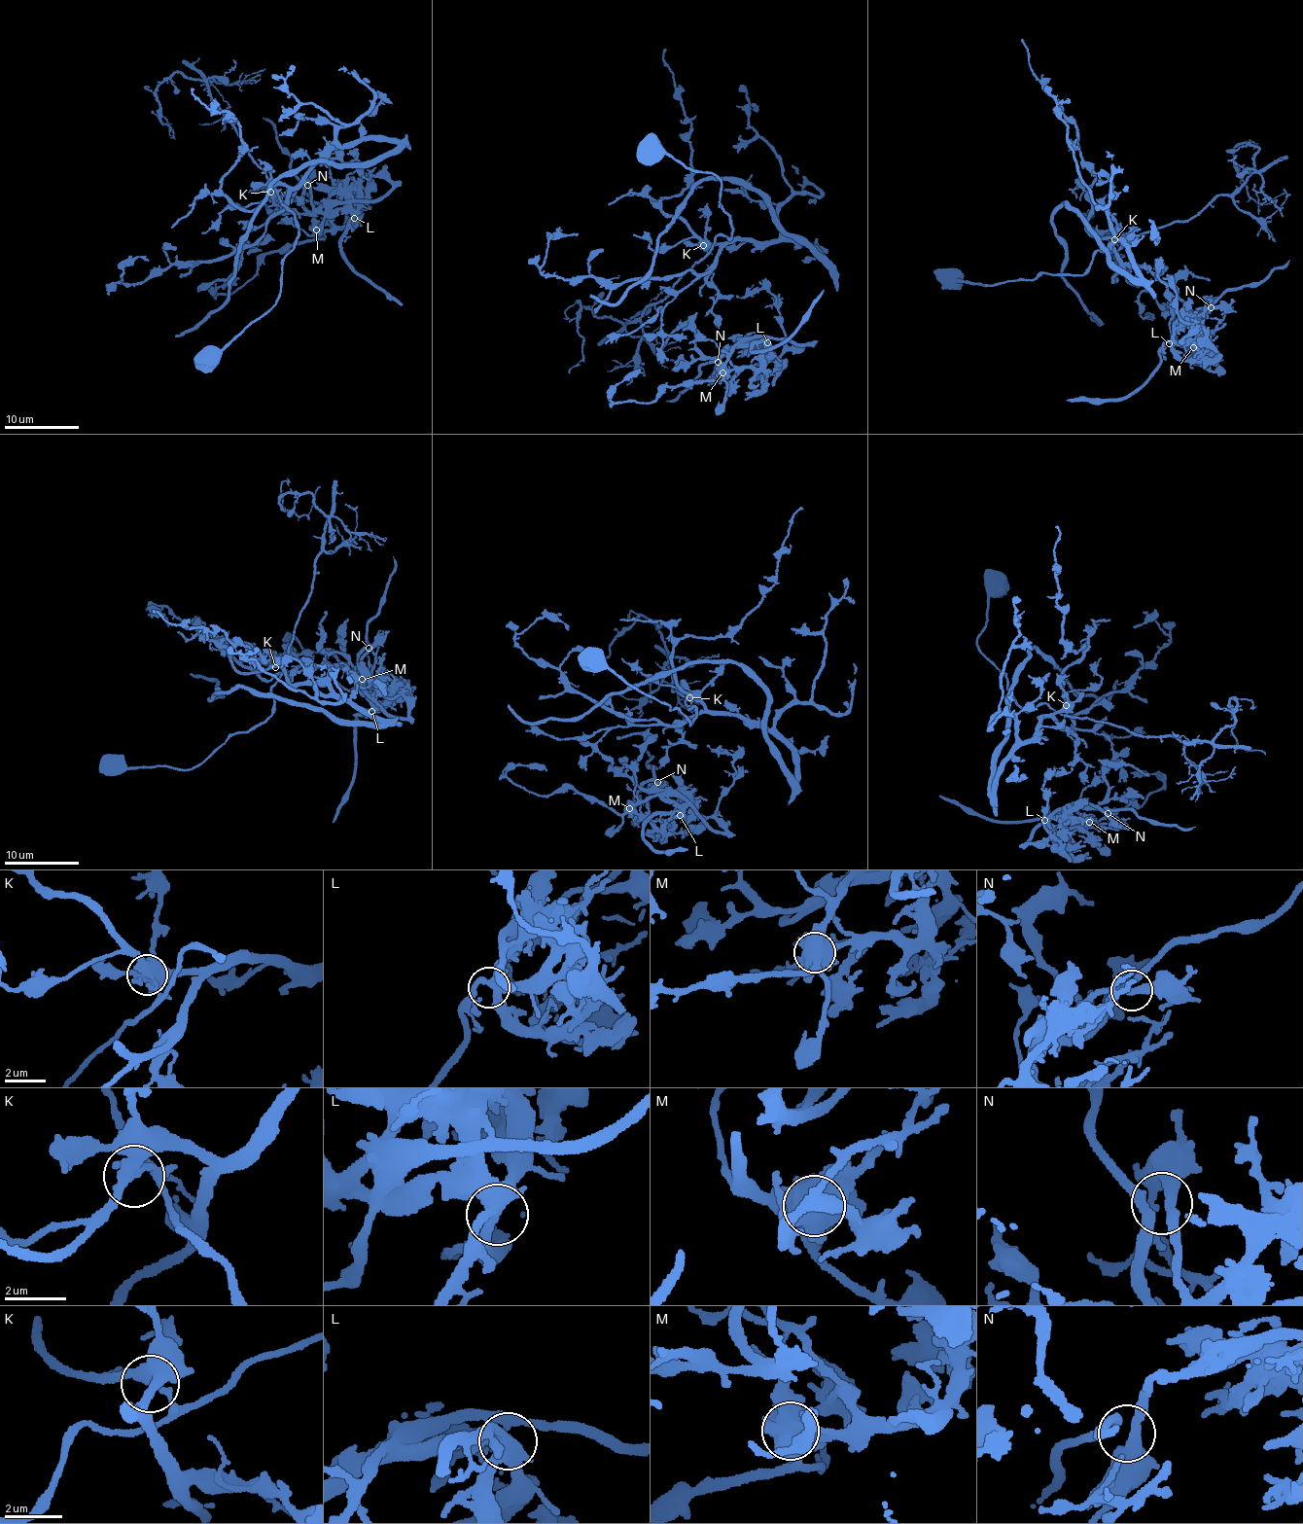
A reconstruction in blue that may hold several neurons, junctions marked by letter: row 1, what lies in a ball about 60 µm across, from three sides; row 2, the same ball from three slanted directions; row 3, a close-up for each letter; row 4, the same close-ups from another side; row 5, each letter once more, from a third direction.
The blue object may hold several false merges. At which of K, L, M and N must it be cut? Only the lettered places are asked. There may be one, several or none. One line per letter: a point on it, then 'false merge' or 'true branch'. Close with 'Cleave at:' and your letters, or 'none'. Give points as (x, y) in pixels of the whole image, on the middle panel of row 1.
K: at (703, 245); false merge
L: at (767, 342); true branch
M: at (722, 372); false merge
N: at (718, 362); true branch
Cleave at: K, M

